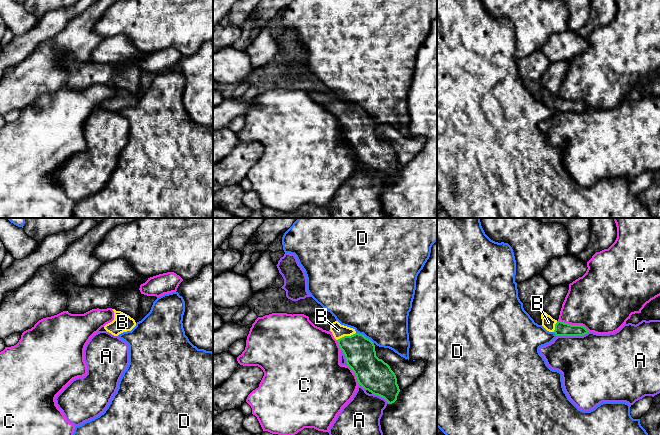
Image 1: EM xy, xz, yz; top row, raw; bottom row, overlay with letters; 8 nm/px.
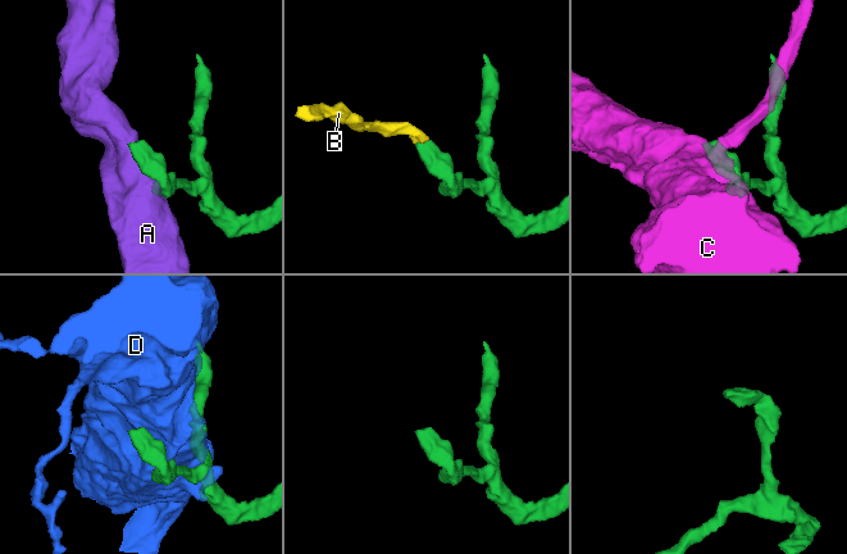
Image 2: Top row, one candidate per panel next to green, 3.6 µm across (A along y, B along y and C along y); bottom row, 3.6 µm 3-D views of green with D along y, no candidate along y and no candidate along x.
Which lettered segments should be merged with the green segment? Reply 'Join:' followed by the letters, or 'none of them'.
Join: B

